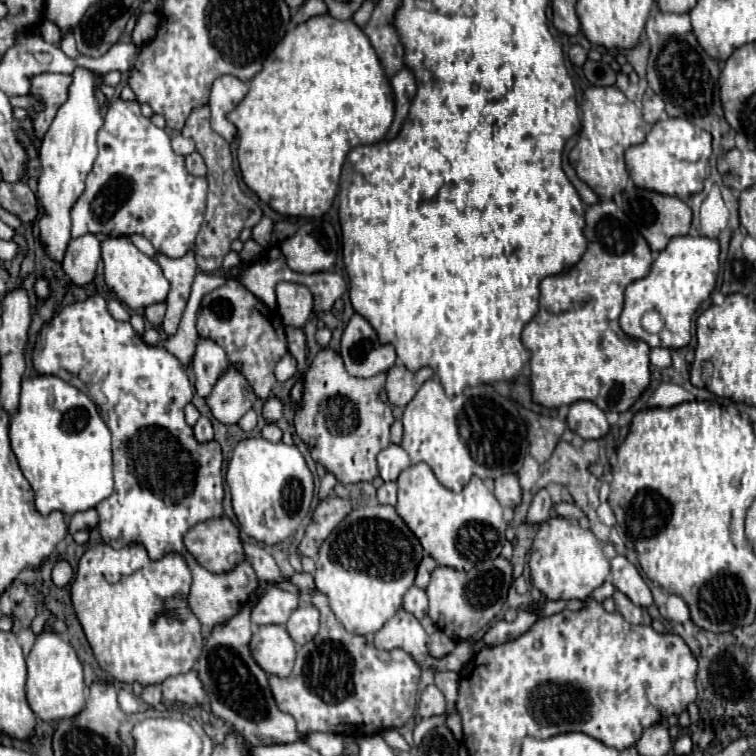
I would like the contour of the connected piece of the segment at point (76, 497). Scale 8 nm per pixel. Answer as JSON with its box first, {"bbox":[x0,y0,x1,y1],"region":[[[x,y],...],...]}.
{"bbox":[9,376,113,516],"region":[[[35,376],[21,384],[21,406],[11,416],[9,426],[11,448],[17,456],[19,468],[35,492],[35,506],[43,516],[61,510],[67,516],[95,508],[113,492],[113,460],[111,460],[111,432],[101,420],[97,406],[75,386],[57,376]]]}

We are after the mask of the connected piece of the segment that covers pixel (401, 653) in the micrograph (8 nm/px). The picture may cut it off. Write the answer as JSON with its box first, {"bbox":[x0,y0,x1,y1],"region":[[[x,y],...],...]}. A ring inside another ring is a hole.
{"bbox":[269,590,421,736],"region":[[[319,590],[307,596],[301,594],[301,598],[319,608],[321,628],[311,642],[297,648],[297,662],[287,678],[269,676],[269,686],[279,710],[291,714],[297,720],[297,730],[303,736],[309,736],[313,732],[361,736],[361,734],[379,734],[385,732],[387,728],[401,728],[413,716],[417,704],[417,684],[421,668],[413,660],[413,656],[407,654],[405,650],[389,650],[389,652],[377,650],[363,636],[347,632],[343,624],[337,620],[337,616],[331,612],[325,594],[321,594]]]}

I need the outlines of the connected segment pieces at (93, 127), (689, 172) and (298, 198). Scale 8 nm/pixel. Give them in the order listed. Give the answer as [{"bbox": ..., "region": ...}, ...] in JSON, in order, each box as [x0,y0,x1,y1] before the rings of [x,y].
[{"bbox":[37,68,121,262],"region":[[[75,68],[71,76],[73,82],[69,86],[69,98],[57,110],[57,116],[51,122],[49,130],[45,132],[39,148],[43,172],[39,176],[37,198],[45,208],[45,214],[39,218],[39,228],[41,228],[41,242],[45,244],[49,256],[55,262],[63,261],[65,248],[71,238],[69,210],[73,202],[83,194],[85,178],[97,158],[97,132],[103,126],[103,108],[97,100],[97,90],[101,86],[117,86],[121,82],[121,72],[99,74],[87,68]]]},{"bbox":[625,118,711,198],"region":[[[667,118],[653,124],[645,142],[629,146],[625,150],[625,162],[633,182],[639,188],[657,190],[659,194],[673,194],[677,198],[689,198],[703,190],[705,166],[711,156],[711,134],[697,128],[685,118]]]},{"bbox":[227,14,395,218],"region":[[[321,14],[317,18],[309,18],[309,22],[303,22],[299,26],[295,26],[293,30],[289,30],[285,34],[285,38],[275,46],[275,50],[269,54],[269,58],[265,60],[263,70],[249,82],[249,92],[247,96],[239,102],[239,106],[227,114],[229,122],[233,122],[239,130],[239,146],[237,146],[237,160],[239,160],[239,168],[243,174],[245,184],[265,202],[269,204],[273,210],[277,210],[279,214],[285,216],[303,216],[303,218],[317,218],[323,216],[337,192],[339,192],[339,176],[341,176],[341,166],[345,162],[347,152],[357,146],[357,144],[373,144],[385,138],[385,132],[389,130],[391,122],[393,122],[393,110],[395,110],[395,100],[393,100],[393,90],[389,84],[389,78],[385,76],[385,70],[377,58],[375,48],[371,46],[369,38],[365,36],[365,32],[353,22],[353,20],[335,20],[329,14]]]}]

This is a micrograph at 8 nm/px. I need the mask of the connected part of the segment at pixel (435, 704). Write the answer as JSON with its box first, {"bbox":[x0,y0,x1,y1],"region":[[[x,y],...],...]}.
{"bbox":[417,684,445,718],"region":[[[429,684],[419,698],[419,708],[417,708],[421,718],[431,718],[431,716],[439,716],[445,712],[445,696],[443,692],[435,686]]]}

